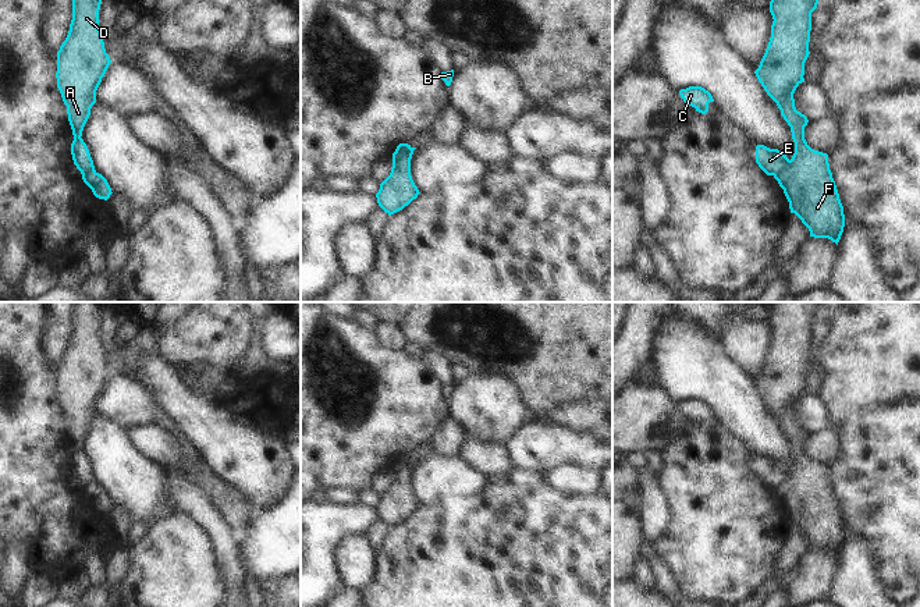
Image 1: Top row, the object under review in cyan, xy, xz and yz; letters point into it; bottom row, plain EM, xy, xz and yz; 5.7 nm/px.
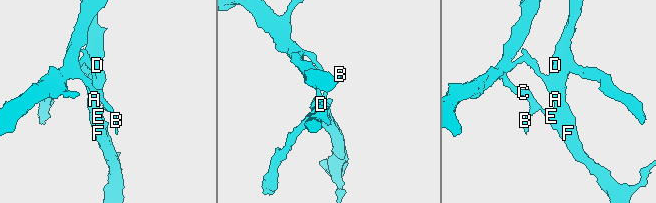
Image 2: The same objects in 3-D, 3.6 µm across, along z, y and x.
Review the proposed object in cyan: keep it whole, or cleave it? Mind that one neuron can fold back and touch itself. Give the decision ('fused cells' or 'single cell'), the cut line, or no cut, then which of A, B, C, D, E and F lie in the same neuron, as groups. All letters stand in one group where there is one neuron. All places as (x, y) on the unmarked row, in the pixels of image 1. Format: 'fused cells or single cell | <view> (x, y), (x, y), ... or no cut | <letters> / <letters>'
fused cells | xz (411, 460), (405, 468), (393, 474) | A D F / B C E

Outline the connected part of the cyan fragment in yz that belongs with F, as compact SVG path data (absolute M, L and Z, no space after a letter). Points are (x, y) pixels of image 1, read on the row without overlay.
M772 302L770 313L770 324L774 331L771 349L754 386L767 407L781 422L781 427L791 439L795 454L795 465L789 479L774 489L784 501L791 525L795 525L809 540L810 549L828 550L838 557L845 539L845 526L830 482L828 466L807 457L804 439L809 432L796 422L793 411L796 400L804 394L804 375L810 366L811 324L818 316L817 305L818 302Z

